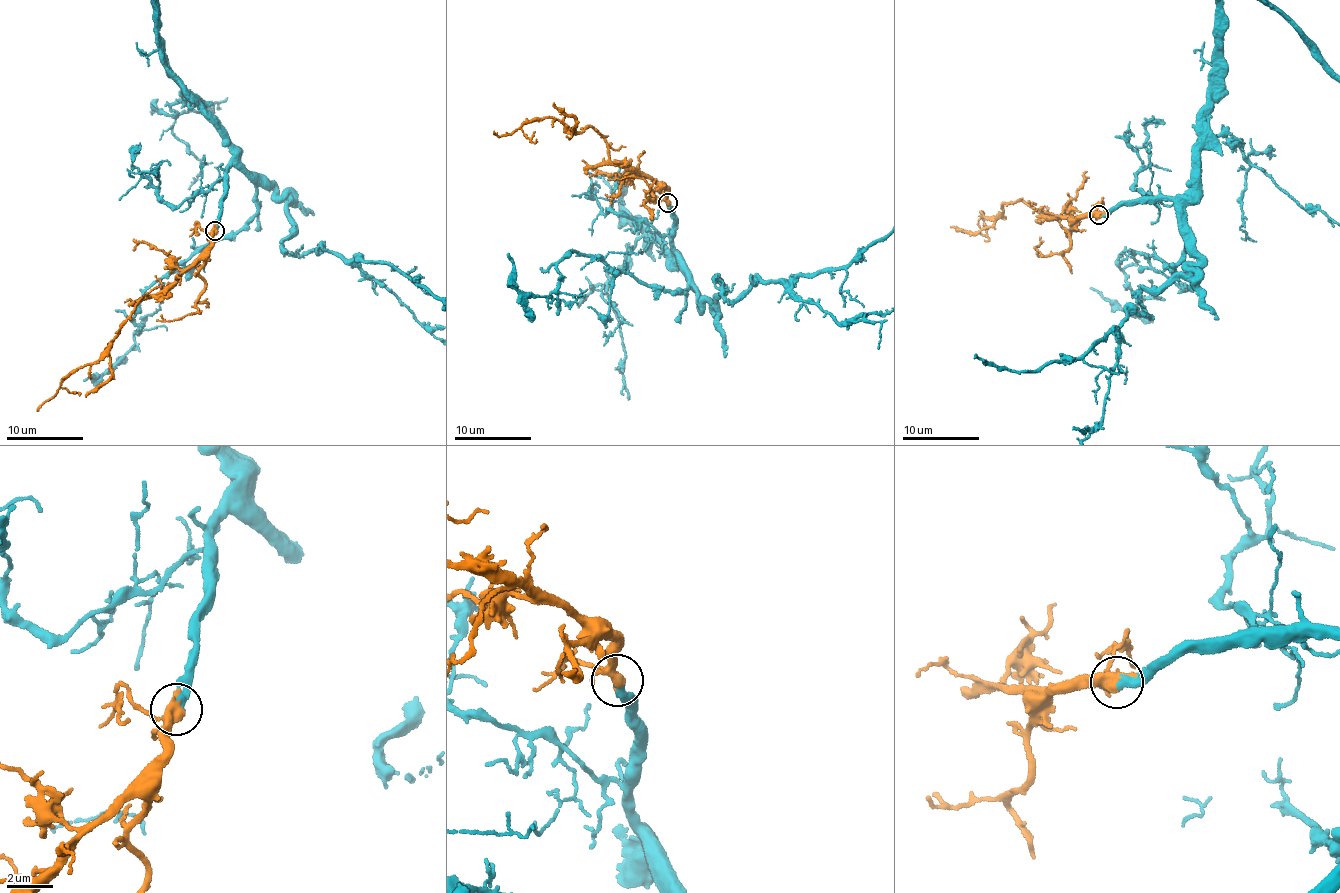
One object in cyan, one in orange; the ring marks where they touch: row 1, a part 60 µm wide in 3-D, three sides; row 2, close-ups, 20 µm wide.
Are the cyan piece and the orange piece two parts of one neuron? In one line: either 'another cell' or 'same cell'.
same cell

